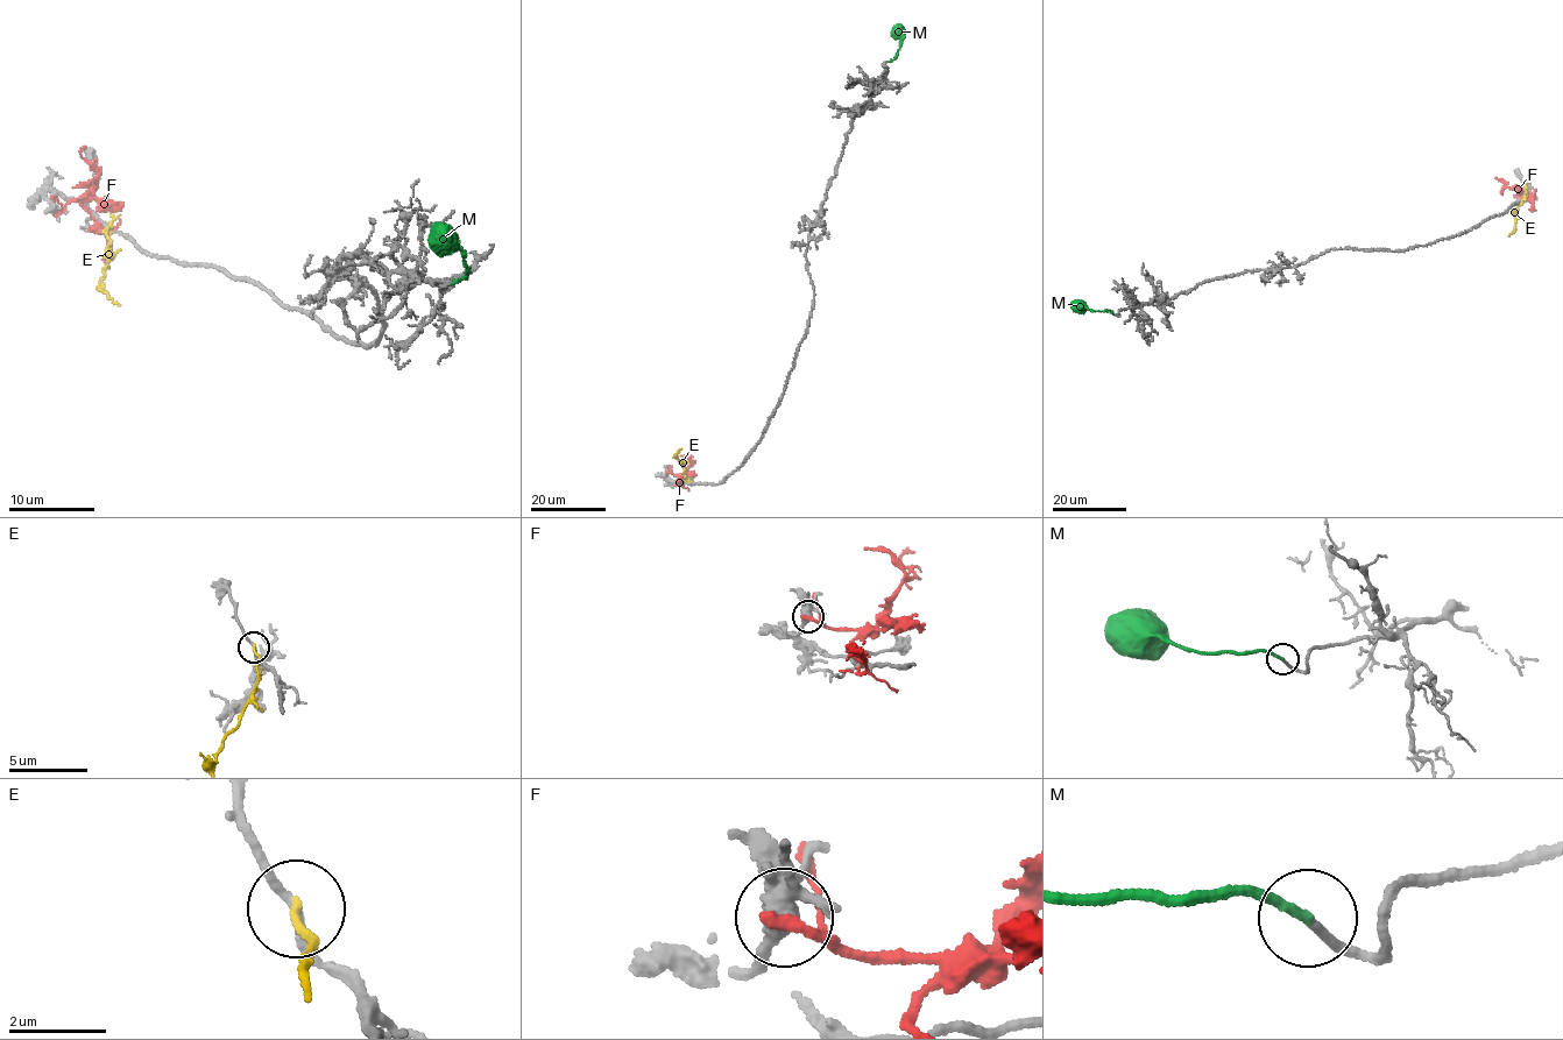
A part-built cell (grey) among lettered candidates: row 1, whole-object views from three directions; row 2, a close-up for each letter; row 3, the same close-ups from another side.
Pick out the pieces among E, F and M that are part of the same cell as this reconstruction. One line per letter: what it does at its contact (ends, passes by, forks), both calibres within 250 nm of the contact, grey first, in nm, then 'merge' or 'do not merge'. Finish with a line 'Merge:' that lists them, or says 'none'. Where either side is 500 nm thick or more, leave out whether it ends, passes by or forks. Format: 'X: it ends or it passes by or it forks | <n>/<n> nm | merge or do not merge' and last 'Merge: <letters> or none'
E: it ends | 160/160 nm | do not merge
F: it passes by | 400/180 nm | do not merge
M: it ends | 170/200 nm | merge
Merge: M

